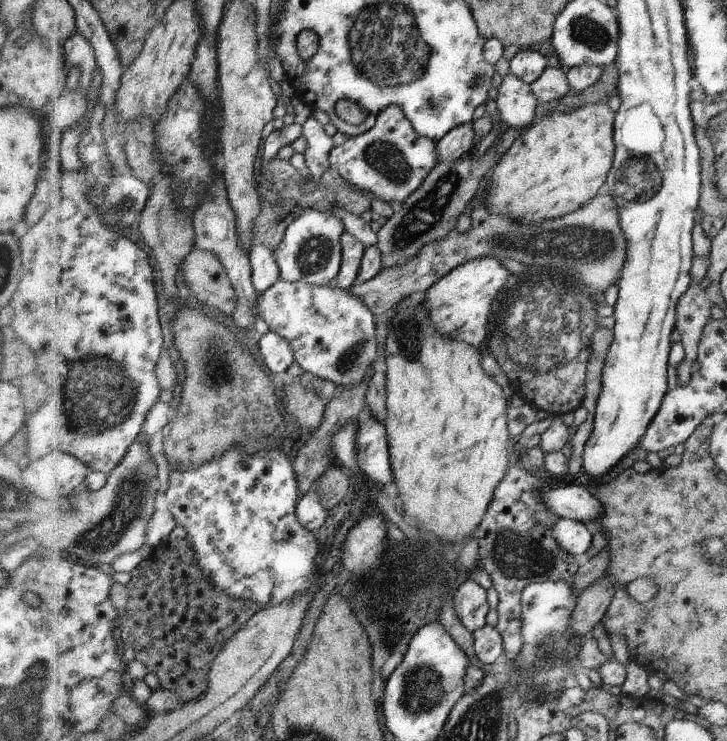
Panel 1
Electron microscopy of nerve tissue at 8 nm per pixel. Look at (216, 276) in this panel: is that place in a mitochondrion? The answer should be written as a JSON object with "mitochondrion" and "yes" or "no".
{"mitochondrion":"no"}

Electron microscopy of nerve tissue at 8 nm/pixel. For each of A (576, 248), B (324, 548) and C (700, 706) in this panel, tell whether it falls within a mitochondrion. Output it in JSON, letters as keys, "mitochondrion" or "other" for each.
{"A":"mitochondrion","B":"other","C":"other"}

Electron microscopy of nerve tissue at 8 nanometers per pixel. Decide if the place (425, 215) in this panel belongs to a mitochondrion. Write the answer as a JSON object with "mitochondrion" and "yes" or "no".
{"mitochondrion":"yes"}

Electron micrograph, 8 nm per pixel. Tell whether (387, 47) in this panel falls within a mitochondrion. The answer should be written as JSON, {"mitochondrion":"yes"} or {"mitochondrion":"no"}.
{"mitochondrion":"yes"}

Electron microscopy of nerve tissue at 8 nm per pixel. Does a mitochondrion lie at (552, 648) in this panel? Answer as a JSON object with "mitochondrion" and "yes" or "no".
{"mitochondrion":"yes"}

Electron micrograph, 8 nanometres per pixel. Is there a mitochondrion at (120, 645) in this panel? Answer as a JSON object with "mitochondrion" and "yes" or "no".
{"mitochondrion":"no"}

